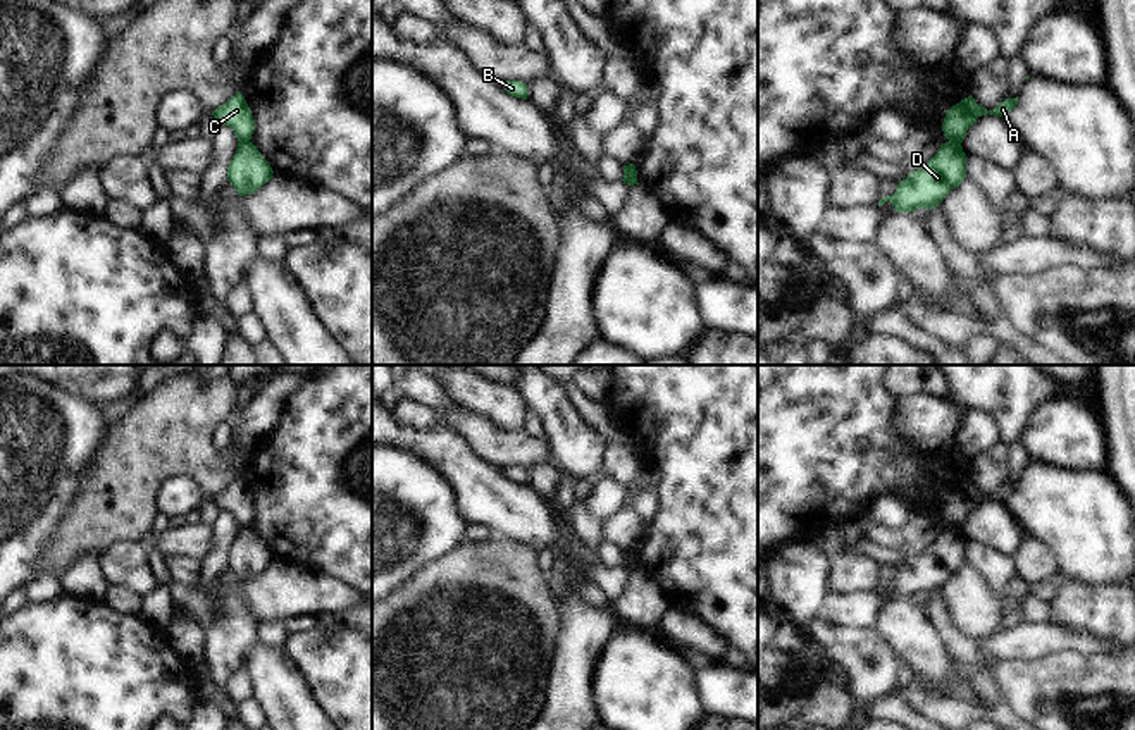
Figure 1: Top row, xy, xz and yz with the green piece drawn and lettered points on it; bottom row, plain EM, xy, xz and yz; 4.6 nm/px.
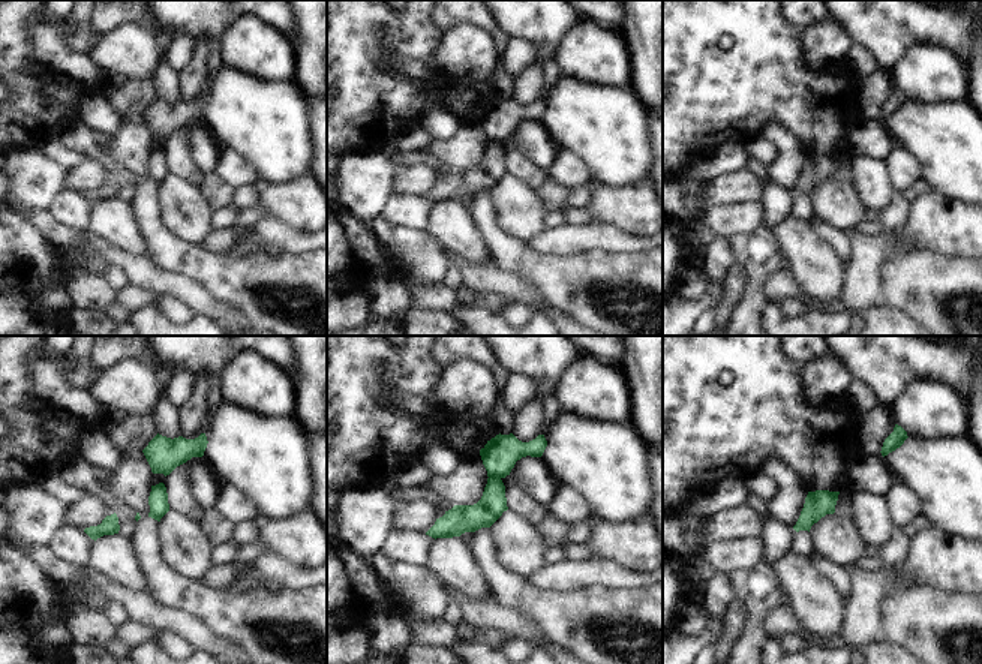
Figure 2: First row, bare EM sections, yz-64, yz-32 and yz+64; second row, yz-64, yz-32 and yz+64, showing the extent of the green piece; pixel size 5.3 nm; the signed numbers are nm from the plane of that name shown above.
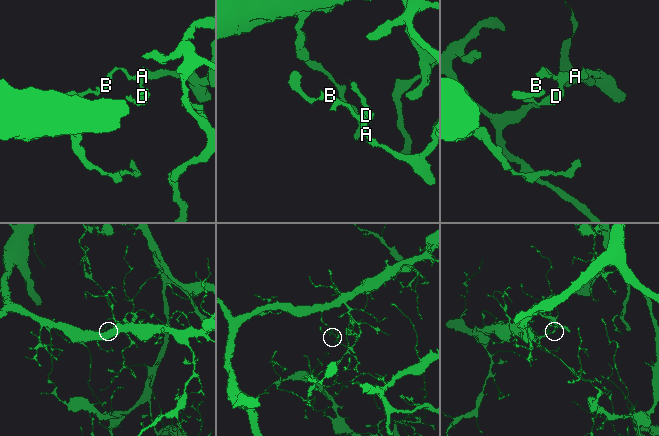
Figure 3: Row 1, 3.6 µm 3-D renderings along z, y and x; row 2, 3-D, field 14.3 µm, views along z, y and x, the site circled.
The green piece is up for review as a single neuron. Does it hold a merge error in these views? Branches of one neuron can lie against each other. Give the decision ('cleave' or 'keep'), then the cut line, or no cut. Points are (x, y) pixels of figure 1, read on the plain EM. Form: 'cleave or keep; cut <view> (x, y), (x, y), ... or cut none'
cleave; cut yz (949, 525), (960, 531)

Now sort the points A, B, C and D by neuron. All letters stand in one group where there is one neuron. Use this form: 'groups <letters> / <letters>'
groups A B C / D

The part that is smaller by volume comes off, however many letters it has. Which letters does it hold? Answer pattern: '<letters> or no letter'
D

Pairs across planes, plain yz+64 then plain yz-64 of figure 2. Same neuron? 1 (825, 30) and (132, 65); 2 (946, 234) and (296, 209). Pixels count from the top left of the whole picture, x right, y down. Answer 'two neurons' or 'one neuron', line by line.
1: one neuron
2: one neuron

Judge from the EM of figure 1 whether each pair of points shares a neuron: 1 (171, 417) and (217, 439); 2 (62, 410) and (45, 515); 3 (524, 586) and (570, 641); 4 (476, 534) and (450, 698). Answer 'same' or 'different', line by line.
1: different
2: same
3: different
4: different

